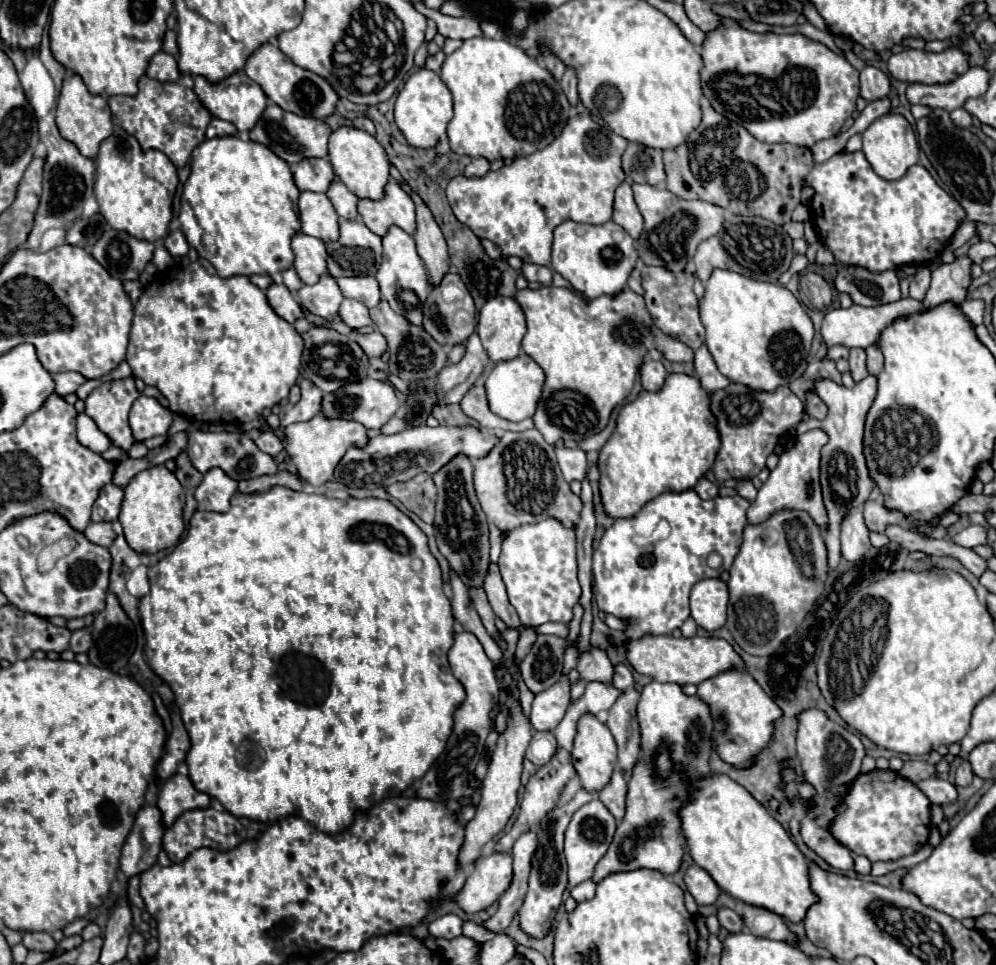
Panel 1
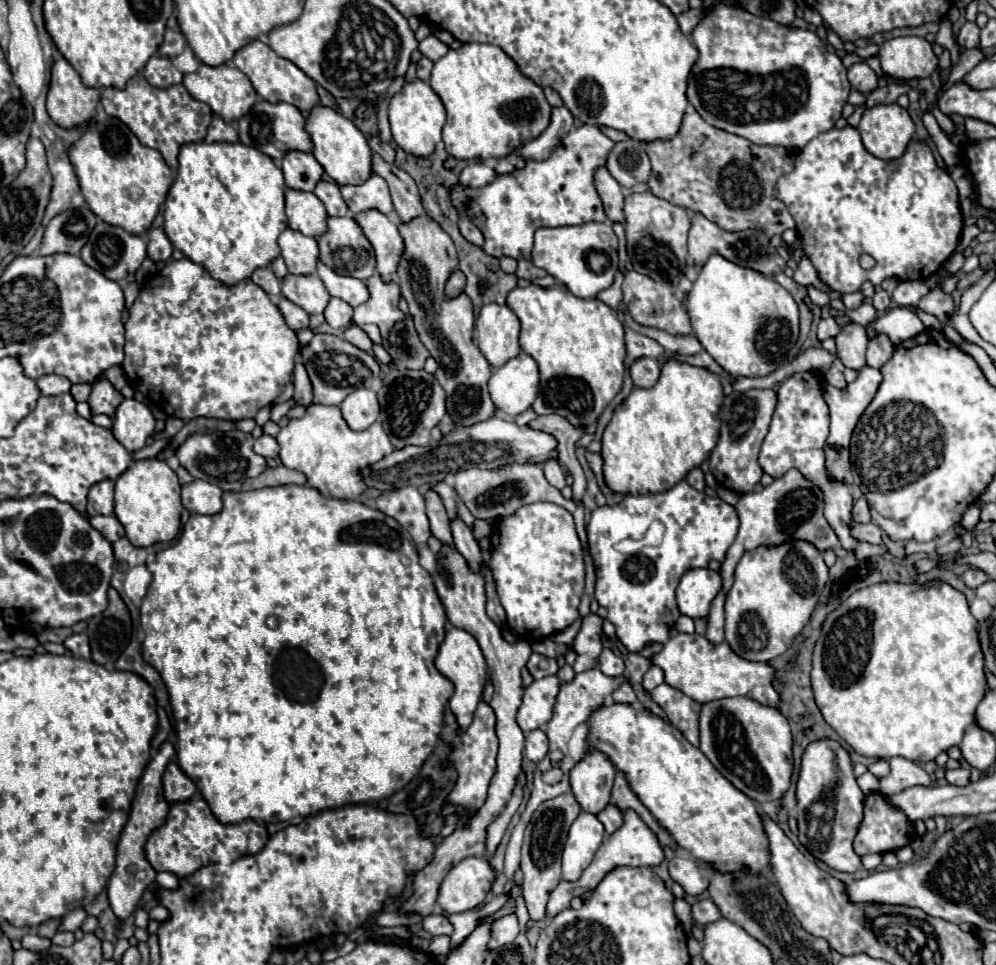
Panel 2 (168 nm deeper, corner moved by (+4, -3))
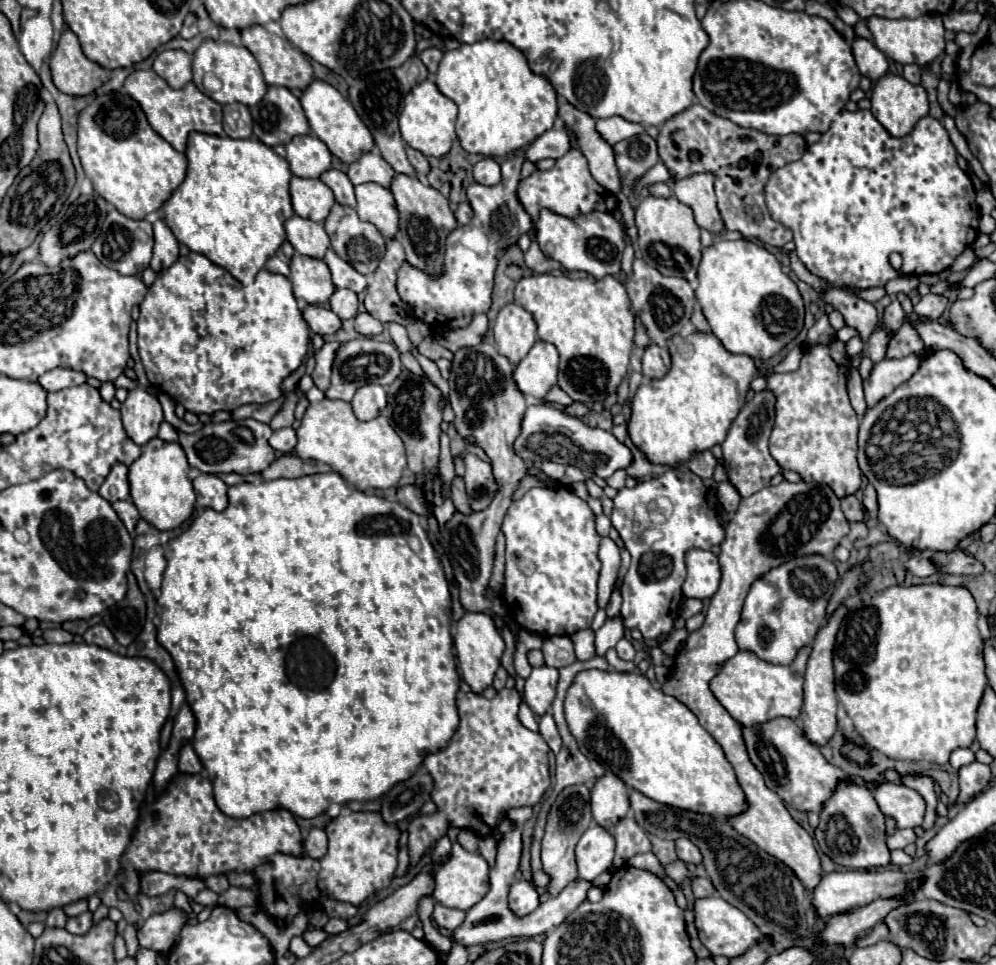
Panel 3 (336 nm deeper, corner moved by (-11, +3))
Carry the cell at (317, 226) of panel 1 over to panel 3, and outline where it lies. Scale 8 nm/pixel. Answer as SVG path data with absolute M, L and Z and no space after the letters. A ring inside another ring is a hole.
M292 177L290 195L292 195L292 207L296 215L318 223L326 221L332 205L336 203L332 191L320 179Z

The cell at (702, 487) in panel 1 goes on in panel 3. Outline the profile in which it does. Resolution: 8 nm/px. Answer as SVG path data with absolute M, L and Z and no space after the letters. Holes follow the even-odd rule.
M710 451L698 453L688 461L688 469L692 473L696 473L698 477L702 477L702 479L710 479L712 473L714 473L714 467L716 467L716 459Z

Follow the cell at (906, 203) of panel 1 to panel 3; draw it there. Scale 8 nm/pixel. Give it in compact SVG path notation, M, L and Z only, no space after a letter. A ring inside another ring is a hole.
M864 109L856 111L856 113L850 113L850 111L844 111L840 115L840 119L836 123L832 123L832 127L828 129L828 133L824 133L816 143L812 143L804 157L796 163L790 163L782 169L778 169L776 173L772 173L768 185L764 187L764 195L766 195L766 203L768 203L768 209L772 213L772 217L780 223L784 223L786 227L792 229L794 233L794 243L796 243L796 253L798 257L802 259L802 263L818 277L830 281L832 285L836 287L842 287L842 285L854 285L854 287L862 287L862 289L868 289L868 287L884 287L890 279L894 277L900 277L900 275L932 275L932 273L942 273L946 269L950 269L950 265L954 263L954 259L974 243L974 239L978 237L978 221L980 221L980 211L978 211L978 205L976 205L976 193L974 193L974 187L972 187L972 181L970 177L958 167L956 163L956 149L944 129L944 125L934 119L934 117L922 117L914 131L902 139L896 139L896 137L890 137L884 129L880 129L878 121L874 119L874 115L870 111L866 111L870 117L872 117L872 123L864 123ZM890 253L900 253L902 255L902 267L896 271L890 261L888 261L888 255Z

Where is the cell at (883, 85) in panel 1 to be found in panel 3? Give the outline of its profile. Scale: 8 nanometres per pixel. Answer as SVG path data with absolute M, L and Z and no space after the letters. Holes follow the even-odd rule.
M856 39L852 43L852 53L854 53L860 73L864 77L868 77L870 81L878 81L880 77L886 75L888 59L874 43L870 43L866 39Z

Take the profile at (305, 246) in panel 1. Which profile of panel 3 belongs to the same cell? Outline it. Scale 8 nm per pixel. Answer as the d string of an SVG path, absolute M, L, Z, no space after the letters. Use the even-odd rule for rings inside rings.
M294 215L286 221L284 227L286 227L286 237L296 249L296 253L312 259L324 259L324 253L330 247L330 239L322 223Z

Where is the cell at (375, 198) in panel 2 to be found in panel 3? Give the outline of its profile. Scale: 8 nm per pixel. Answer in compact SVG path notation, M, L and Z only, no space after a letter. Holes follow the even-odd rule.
M378 149L364 153L356 163L350 165L350 171L348 171L352 185L378 183L378 185L388 187L388 181L392 181L394 175L396 175L394 169L380 157Z

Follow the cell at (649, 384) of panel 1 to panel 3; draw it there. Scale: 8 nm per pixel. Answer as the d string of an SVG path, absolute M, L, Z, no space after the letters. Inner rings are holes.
M650 343L642 353L642 373L646 379L660 379L670 369L670 353L666 347Z

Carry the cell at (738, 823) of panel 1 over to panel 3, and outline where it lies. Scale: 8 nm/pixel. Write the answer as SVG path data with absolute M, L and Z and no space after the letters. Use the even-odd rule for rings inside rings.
M598 669L578 673L568 689L564 711L568 727L578 739L580 751L588 759L600 761L608 771L622 777L628 787L644 793L646 797L676 809L692 809L694 813L708 813L722 819L748 809L744 791L740 789L736 773L732 765L728 765L720 745L716 745L716 741L702 729L696 715L684 703L664 695L644 675Z

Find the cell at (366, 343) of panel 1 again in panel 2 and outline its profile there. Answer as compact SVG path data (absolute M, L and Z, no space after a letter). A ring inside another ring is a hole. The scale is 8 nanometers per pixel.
M355 323L349 325L349 329L345 329L345 339L347 339L349 343L353 343L355 347L363 349L363 351L371 351L371 347L373 347L369 335L367 335L359 325L355 325Z

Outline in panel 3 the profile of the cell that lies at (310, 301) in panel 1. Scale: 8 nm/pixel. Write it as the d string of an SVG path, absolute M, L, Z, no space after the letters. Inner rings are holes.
M294 255L290 259L290 277L294 295L302 297L312 305L324 305L330 301L336 287L332 285L332 275L328 273L328 265L320 259Z

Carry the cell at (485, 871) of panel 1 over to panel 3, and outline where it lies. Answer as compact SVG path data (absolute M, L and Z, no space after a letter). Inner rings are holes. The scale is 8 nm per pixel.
M456 841L452 845L452 859L444 863L436 871L436 889L434 889L434 899L440 901L446 907L462 909L468 911L472 905L476 905L484 895L488 893L488 877L490 877L490 865L480 853L468 853L460 847Z

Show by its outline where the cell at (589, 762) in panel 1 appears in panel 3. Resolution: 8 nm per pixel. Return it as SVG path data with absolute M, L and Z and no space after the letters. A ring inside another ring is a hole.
M604 773L596 785L592 787L592 817L598 825L612 829L618 819L626 817L630 803L628 803L628 785L620 781L614 773Z

